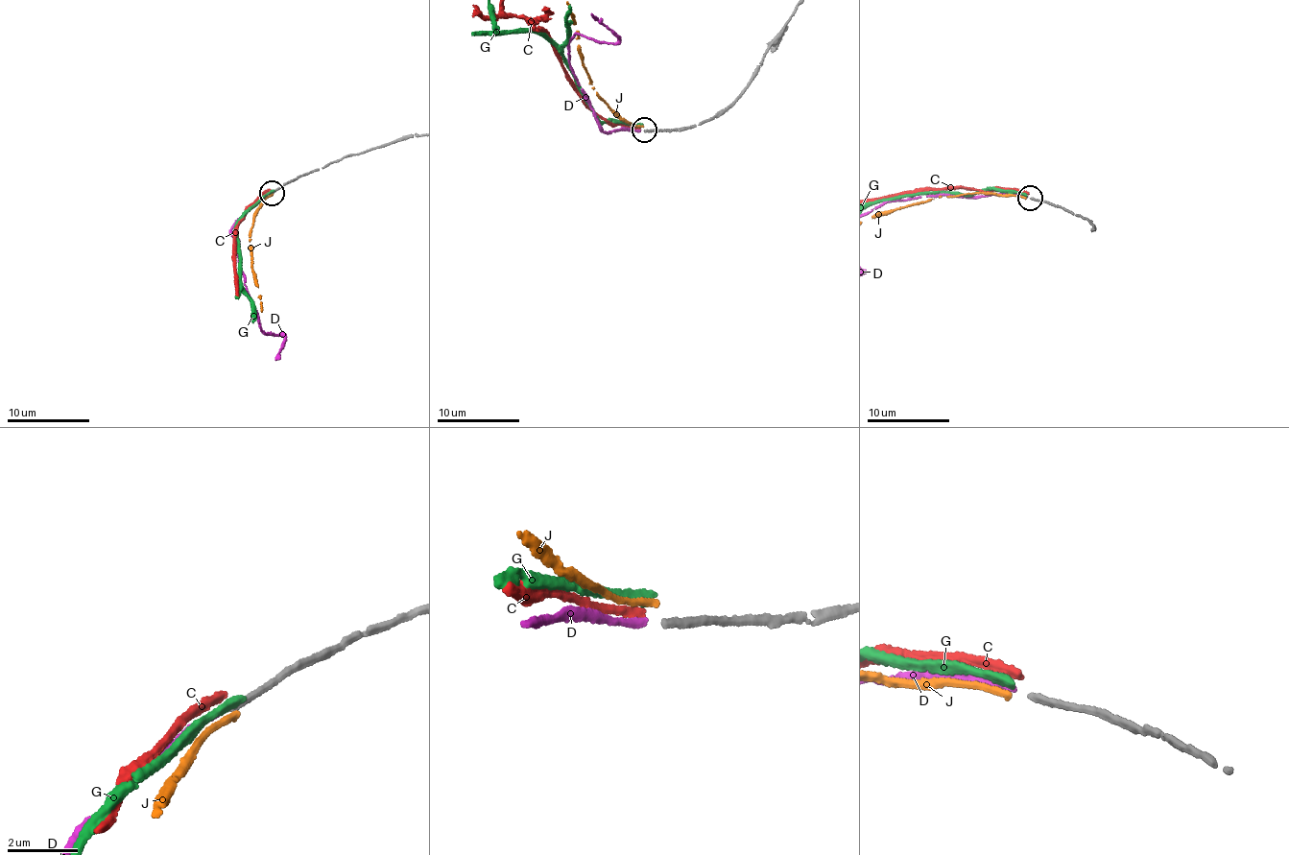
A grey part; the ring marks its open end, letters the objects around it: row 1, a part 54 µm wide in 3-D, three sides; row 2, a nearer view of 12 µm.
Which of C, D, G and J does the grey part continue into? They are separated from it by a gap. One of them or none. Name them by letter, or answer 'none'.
D

